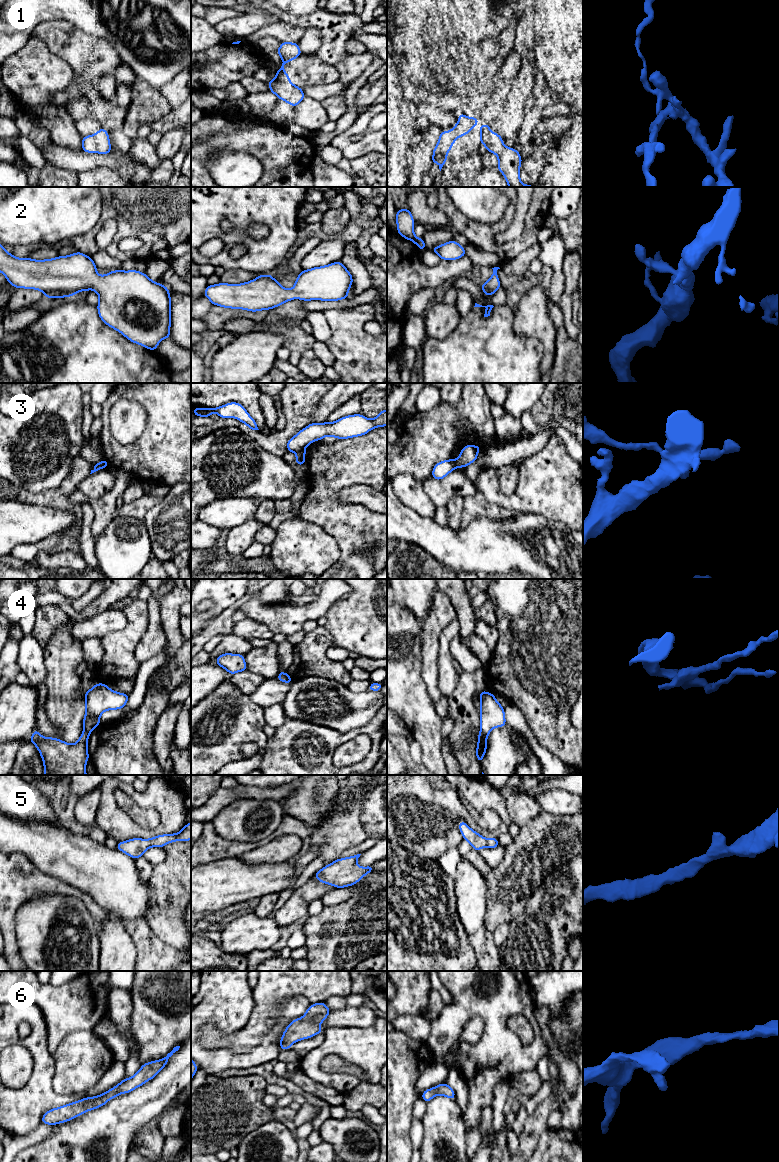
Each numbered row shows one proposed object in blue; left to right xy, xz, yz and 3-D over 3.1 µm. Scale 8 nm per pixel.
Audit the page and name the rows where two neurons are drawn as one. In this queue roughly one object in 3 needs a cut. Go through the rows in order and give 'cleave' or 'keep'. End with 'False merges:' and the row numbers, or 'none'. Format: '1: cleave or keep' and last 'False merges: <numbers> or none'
1: keep
2: keep
3: cleave
4: cleave
5: keep
6: keep
False merges: 3, 4

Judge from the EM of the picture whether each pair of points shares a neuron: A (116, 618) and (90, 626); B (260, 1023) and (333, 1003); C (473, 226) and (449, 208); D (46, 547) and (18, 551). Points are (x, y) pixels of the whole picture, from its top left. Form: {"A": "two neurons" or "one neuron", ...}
{"A": "one neuron", "B": "two neurons", "C": "one neuron", "D": "one neuron"}

